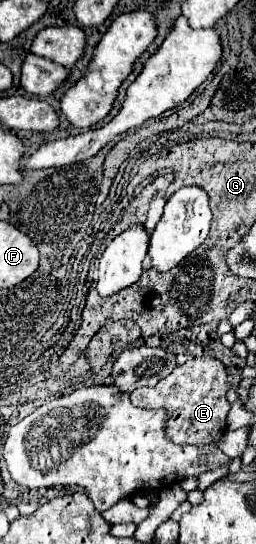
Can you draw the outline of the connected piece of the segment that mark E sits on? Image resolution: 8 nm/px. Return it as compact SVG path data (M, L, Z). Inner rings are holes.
M203 356L203 358L191 358L183 366L177 366L167 378L163 378L157 386L153 388L137 388L131 394L131 402L141 408L167 408L169 420L167 420L167 436L177 442L177 444L207 444L217 440L225 432L225 420L229 412L229 402L225 398L229 384L229 376L225 372L225 366L221 360L213 356Z

